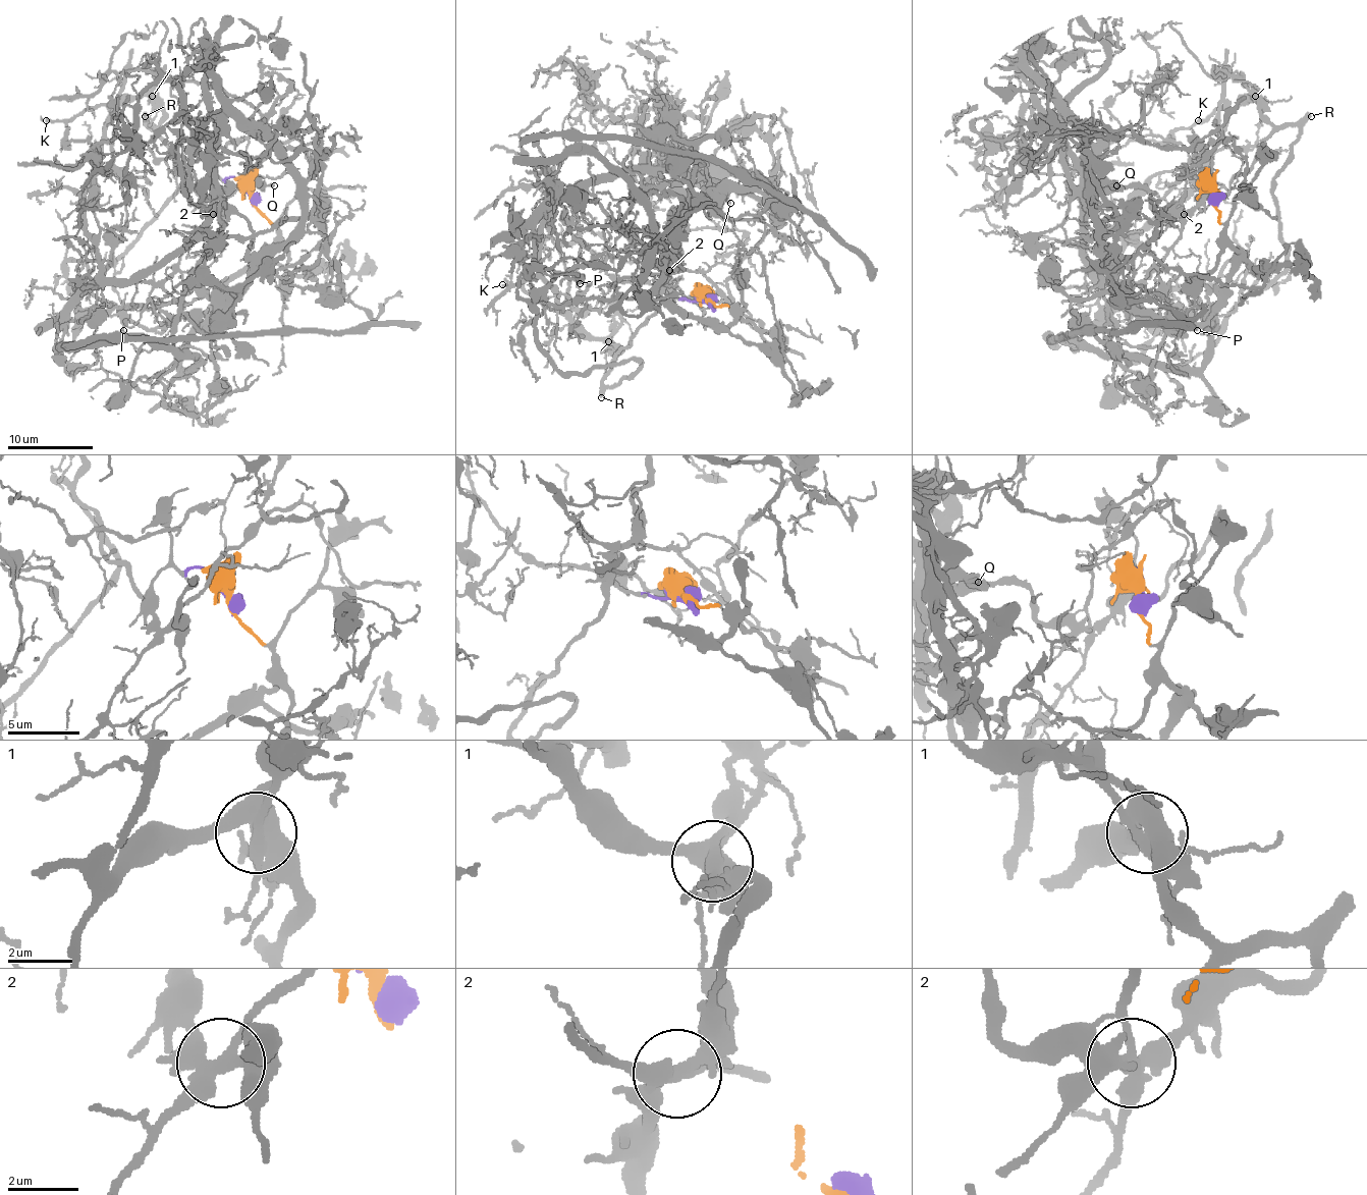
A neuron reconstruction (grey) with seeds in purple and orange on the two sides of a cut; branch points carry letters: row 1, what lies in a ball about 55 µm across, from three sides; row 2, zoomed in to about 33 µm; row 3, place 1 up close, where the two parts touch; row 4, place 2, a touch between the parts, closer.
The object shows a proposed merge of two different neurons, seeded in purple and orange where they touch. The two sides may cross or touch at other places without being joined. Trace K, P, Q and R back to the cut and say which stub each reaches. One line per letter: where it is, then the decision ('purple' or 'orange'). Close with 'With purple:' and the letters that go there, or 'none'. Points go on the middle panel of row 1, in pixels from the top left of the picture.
K: (502, 284) | purple
P: (580, 283) | orange
Q: (730, 203) | purple
R: (601, 397) | purple
With purple: K, Q, R

